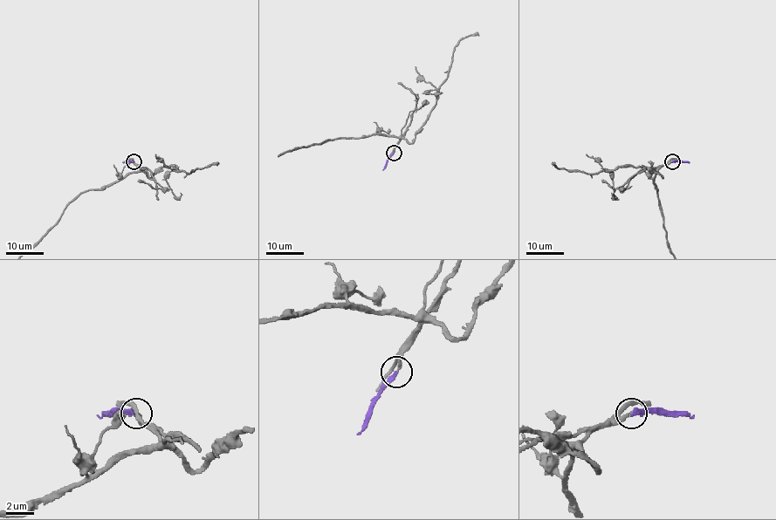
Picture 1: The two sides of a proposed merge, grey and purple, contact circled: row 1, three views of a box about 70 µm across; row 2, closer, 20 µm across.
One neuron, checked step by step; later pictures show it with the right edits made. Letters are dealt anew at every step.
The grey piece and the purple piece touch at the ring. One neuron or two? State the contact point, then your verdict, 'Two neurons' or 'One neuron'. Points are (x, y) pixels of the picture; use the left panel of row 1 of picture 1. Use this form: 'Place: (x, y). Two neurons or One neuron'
Place: (133, 161). One neuron

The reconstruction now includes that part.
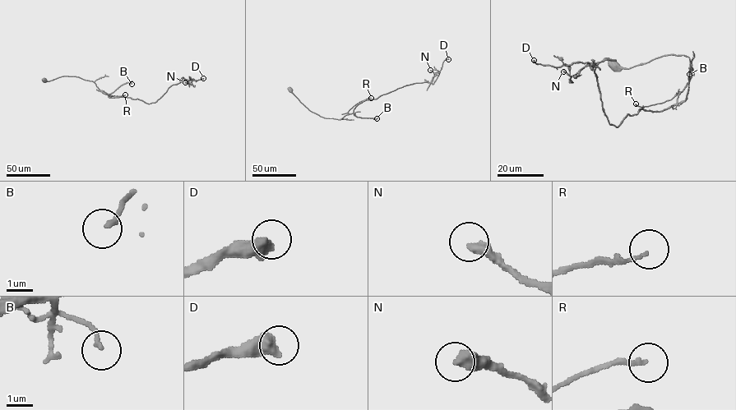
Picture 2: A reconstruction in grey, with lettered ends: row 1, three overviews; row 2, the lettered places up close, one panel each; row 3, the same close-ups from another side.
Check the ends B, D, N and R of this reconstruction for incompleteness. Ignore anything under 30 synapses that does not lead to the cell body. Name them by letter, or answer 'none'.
D

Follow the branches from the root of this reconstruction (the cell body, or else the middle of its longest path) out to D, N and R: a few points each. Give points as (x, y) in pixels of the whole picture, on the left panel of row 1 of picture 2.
D: (43, 80), (78, 76), (93, 81), (110, 98), (131, 97), (150, 103), (172, 85), (203, 78)
N: (43, 80), (78, 76), (110, 98), (148, 103), (185, 82)
R: (43, 80), (77, 76), (93, 81), (103, 94), (125, 94)

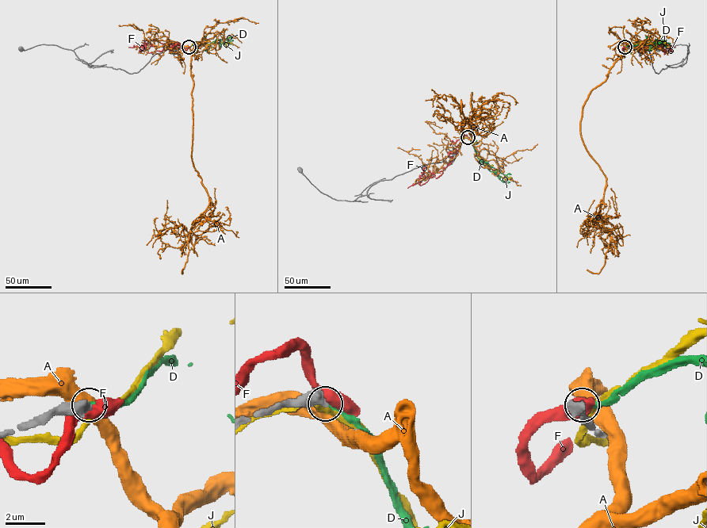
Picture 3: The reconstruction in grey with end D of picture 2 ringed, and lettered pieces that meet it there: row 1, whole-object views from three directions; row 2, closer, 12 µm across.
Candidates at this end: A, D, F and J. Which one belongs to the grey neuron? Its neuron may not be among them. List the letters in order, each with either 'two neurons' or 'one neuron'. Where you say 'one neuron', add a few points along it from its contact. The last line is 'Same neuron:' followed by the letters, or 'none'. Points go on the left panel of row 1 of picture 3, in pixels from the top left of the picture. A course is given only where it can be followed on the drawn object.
A: two neurons
D: one neuron; course (189, 47), (197, 43), (208, 46), (216, 39), (233, 40)
F: two neurons
J: two neurons
Same neuron: D

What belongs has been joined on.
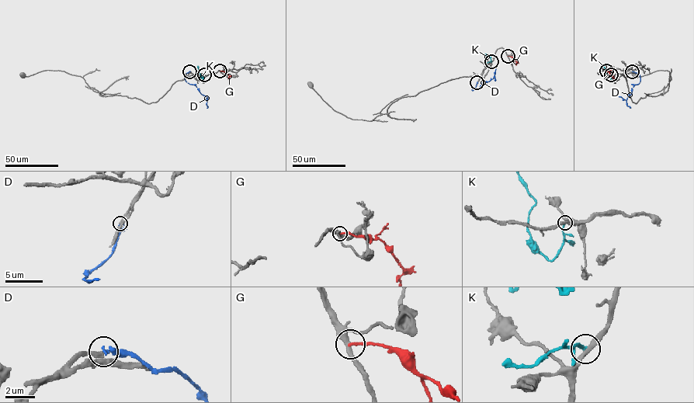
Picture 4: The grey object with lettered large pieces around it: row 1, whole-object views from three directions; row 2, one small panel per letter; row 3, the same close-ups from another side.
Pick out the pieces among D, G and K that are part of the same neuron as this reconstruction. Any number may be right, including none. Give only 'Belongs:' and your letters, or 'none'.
Belongs: none

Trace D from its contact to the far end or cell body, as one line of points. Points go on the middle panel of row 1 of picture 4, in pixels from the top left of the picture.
D: (477, 82), (473, 90), (494, 76), (494, 80)

